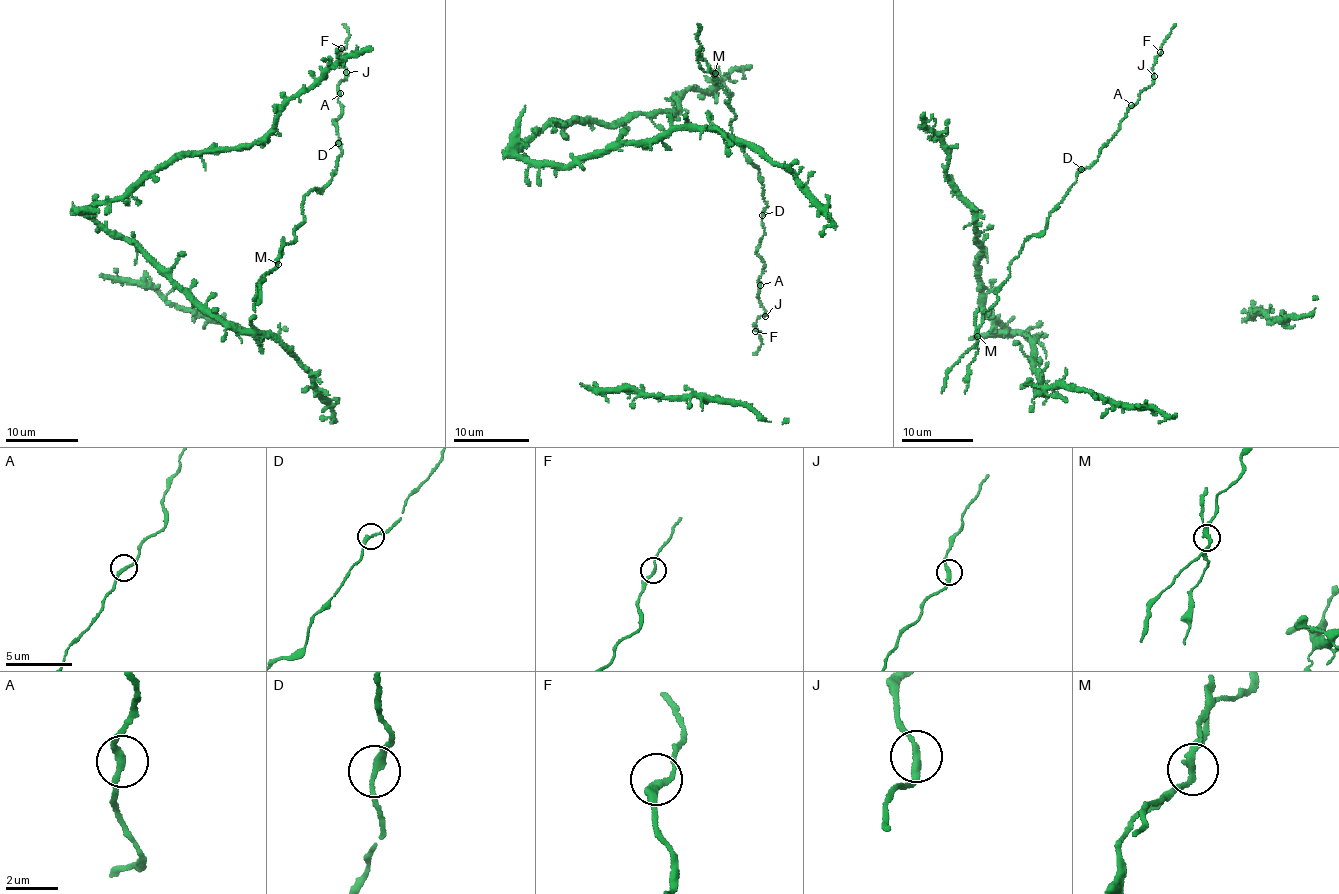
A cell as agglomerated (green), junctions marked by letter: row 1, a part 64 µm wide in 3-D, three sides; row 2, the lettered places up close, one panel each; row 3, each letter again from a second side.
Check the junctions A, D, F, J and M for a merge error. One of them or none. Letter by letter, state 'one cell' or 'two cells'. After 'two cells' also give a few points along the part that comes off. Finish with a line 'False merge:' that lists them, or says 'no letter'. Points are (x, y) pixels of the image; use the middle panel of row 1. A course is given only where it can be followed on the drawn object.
A: one cell
D: one cell
F: one cell
J: one cell
M: two cells; foreign part runs (715, 72), (703, 71), (698, 60), (701, 47)
False merge: M

